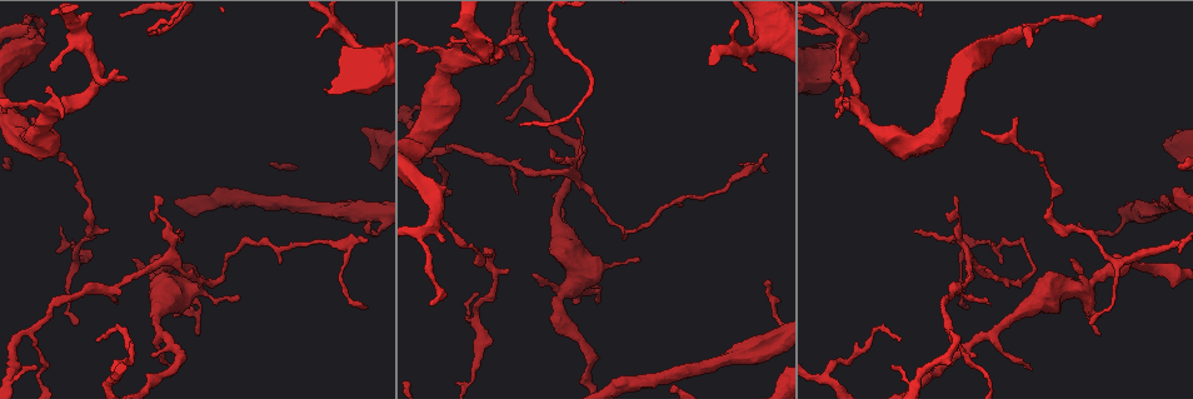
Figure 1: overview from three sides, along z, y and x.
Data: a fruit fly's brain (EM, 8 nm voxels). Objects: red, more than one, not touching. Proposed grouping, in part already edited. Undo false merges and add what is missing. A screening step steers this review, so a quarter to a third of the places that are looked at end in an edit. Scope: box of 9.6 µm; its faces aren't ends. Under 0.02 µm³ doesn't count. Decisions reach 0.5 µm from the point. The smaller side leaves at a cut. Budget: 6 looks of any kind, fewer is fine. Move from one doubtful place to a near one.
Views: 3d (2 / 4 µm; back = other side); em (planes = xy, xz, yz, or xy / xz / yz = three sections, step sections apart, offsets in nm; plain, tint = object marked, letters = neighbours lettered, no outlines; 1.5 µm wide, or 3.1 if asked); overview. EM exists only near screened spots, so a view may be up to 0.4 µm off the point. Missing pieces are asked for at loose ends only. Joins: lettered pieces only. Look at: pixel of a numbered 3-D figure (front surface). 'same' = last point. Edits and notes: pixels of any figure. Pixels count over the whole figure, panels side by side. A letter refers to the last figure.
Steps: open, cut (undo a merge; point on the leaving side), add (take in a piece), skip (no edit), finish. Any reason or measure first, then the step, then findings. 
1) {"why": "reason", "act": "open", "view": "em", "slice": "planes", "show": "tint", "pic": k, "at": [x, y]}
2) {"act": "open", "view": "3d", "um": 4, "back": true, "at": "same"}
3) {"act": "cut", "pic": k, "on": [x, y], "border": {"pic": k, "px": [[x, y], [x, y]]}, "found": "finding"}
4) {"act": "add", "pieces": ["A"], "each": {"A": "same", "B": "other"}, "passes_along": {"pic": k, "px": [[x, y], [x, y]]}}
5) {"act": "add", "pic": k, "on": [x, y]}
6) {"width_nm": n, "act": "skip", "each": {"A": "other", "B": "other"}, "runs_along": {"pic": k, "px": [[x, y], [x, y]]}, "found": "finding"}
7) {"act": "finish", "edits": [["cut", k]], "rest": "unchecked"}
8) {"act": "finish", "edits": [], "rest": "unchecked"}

{"why": "a narrow waist", "act": "open", "view": "em", "slice": "xy", "step": 4, "show": "tint", "pic": 1, "at": [1025, 150]}

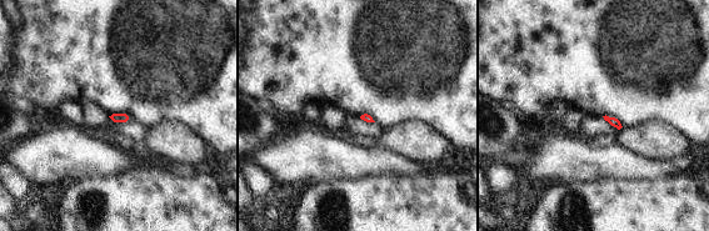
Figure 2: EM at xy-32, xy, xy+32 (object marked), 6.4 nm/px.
{"act": "open", "view": "em", "slice": "planes", "show": "letters", "at": "same"}

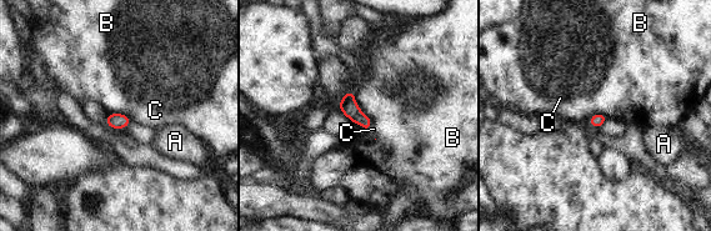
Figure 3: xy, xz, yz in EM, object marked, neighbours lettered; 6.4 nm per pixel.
{"longest_contact_nm": ["B", 220], "act": "skip", "each": {"A": "other", "B": "other", "C": "other"}, "border": {"pic": 3, "px": [[351, 91], [357, 106], [370, 119]]}, "found": "all the same cell"}

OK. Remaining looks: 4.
{"why": "an open end", "act": "open", "view": "3d", "um": 4, "back": true, "pic": 1, "at": [1030, 368]}

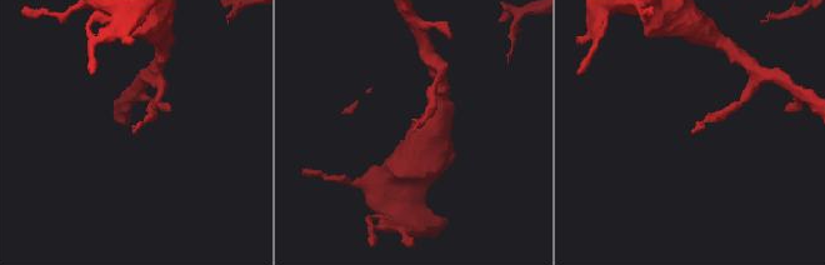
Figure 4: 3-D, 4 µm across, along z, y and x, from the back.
{"act": "open", "view": "em", "slice": "planes", "show": "letters", "pic": 4, "at": [691, 130]}

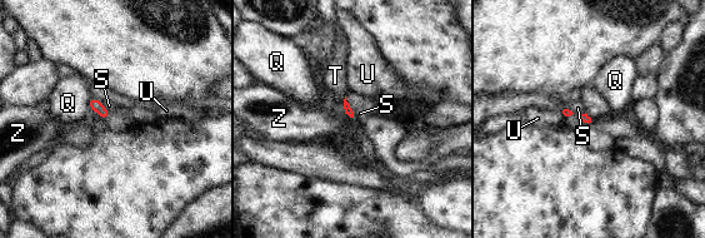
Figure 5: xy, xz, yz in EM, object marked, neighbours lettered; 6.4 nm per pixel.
{"act": "skip", "each": {"Q": "other", "S": "other", "T": "other", "U": "other", "Z": "other"}, "found": "none of them fits"}

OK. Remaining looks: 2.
{"act": "finish", "edits": [], "rest": "unchecked"}

